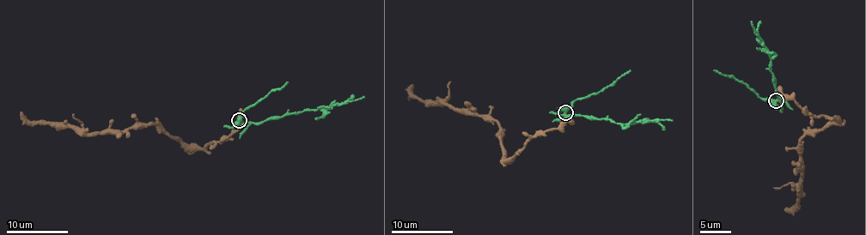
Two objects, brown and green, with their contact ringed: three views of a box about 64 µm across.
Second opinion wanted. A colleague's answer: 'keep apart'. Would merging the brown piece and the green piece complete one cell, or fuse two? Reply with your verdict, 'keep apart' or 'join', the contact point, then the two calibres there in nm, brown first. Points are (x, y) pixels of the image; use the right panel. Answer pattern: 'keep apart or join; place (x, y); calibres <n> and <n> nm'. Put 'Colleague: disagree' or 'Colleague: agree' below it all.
keep apart; place (776, 100); calibres 400 and 460 nm
Colleague: agree

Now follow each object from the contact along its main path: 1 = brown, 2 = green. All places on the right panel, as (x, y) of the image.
1: (777, 99), (794, 100), (814, 117), (822, 116), (838, 122), (801, 137), (802, 192), (795, 207), (784, 207)
2: (776, 101), (780, 106), (769, 69), (769, 53), (759, 43), (759, 37), (753, 30), (752, 21)

